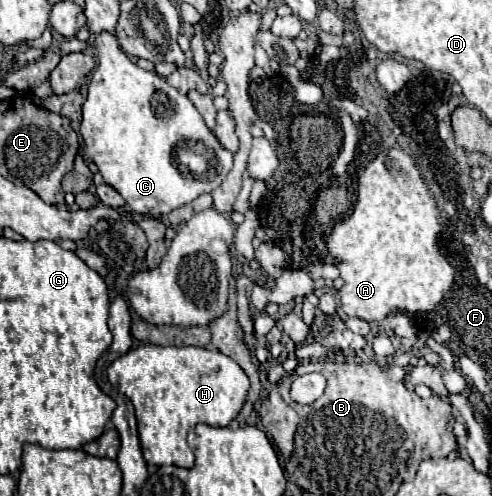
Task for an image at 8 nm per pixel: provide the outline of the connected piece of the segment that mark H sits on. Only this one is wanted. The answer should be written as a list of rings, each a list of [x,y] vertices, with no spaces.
[[[140,344],[130,352],[122,354],[114,364],[108,368],[110,384],[128,396],[136,408],[138,418],[138,434],[142,444],[142,454],[148,464],[154,466],[180,466],[192,468],[195,462],[193,451],[186,442],[188,430],[196,424],[210,424],[210,426],[228,426],[242,410],[246,402],[246,394],[250,388],[250,380],[246,372],[228,356],[218,350],[196,348],[196,346],[154,346],[154,344]]]

